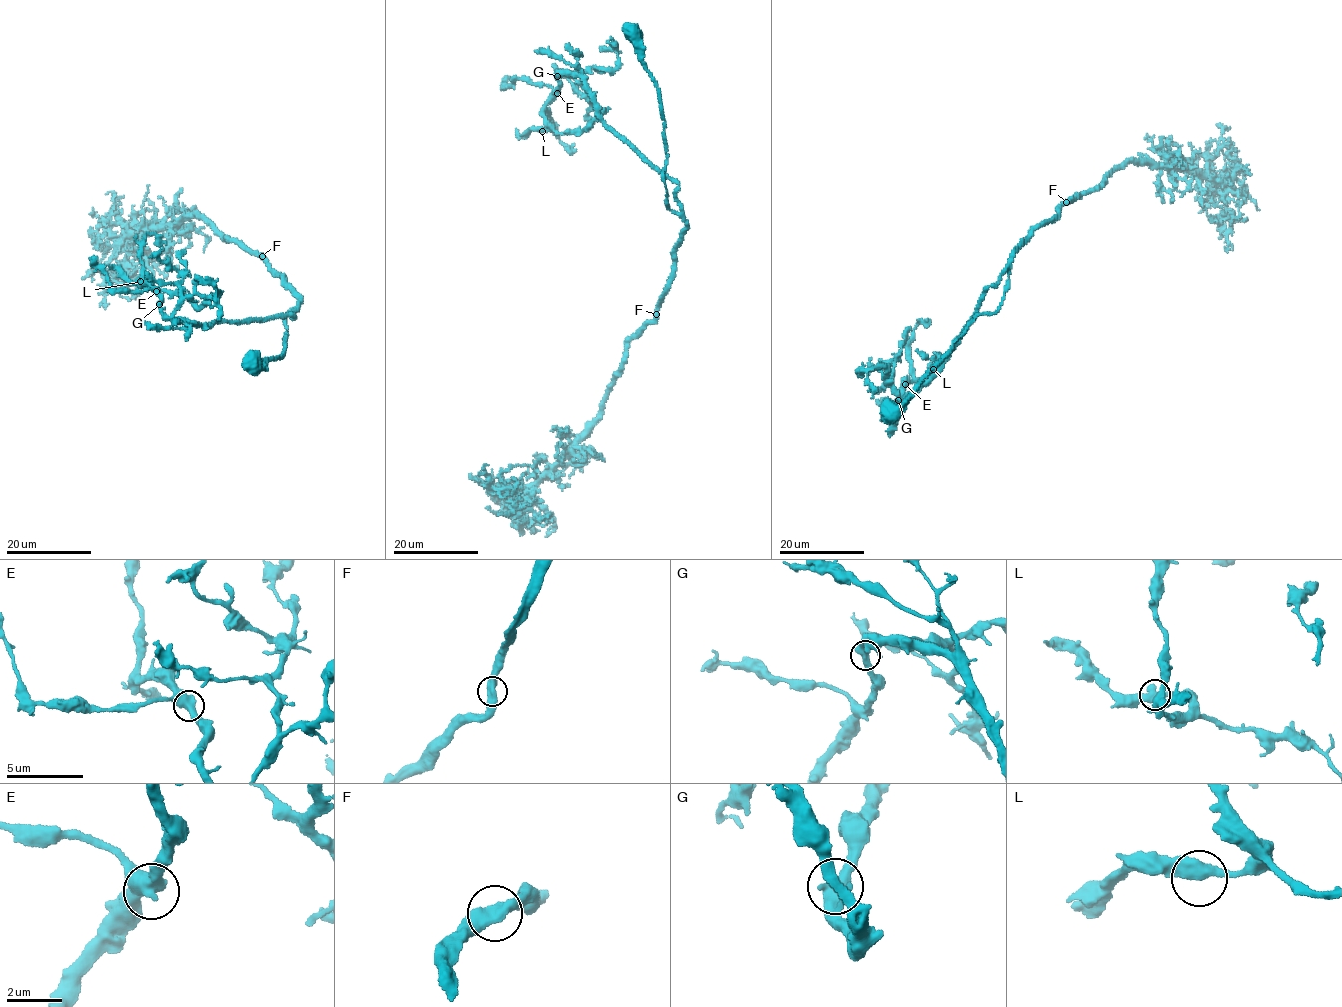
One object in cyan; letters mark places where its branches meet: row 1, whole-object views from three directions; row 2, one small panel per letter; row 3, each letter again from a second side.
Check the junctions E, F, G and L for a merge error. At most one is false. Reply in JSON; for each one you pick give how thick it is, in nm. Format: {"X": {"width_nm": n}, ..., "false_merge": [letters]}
{"false_merge": []}

